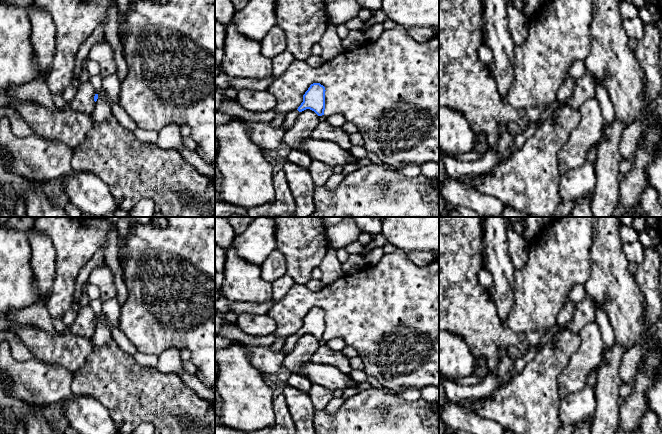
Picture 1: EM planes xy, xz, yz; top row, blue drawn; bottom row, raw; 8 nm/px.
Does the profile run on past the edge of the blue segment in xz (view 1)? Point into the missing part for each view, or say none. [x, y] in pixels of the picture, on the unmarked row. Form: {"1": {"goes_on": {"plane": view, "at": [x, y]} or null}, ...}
{"1": {"goes_on": null}}

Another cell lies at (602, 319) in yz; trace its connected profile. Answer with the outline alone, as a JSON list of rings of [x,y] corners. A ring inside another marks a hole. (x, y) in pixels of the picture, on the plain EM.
[[[601,306],[596,307],[595,321],[601,330],[602,337],[604,338],[604,348],[602,351],[601,363],[598,365],[598,367],[593,372],[589,374],[586,380],[586,385],[589,385],[593,387],[594,389],[597,386],[597,370],[605,362],[605,355],[607,351],[613,346],[615,339],[616,339],[616,334],[613,331],[613,327],[610,323],[609,317]]]

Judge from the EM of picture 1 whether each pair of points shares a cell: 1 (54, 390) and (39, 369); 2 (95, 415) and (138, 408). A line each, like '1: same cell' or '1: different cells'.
1: same cell
2: different cells

